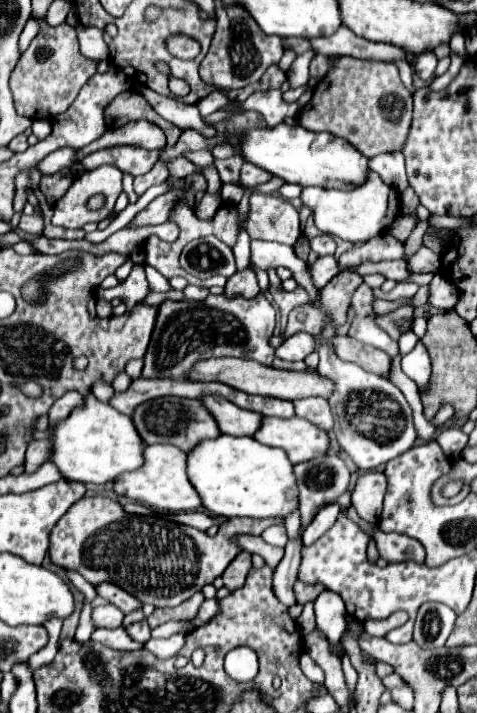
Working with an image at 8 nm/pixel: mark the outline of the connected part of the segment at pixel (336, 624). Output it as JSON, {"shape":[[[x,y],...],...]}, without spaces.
{"shape":[[[321,592],[315,600],[315,616],[317,616],[317,630],[321,630],[329,641],[329,649],[333,654],[334,648],[345,630],[345,604],[337,592]]]}

